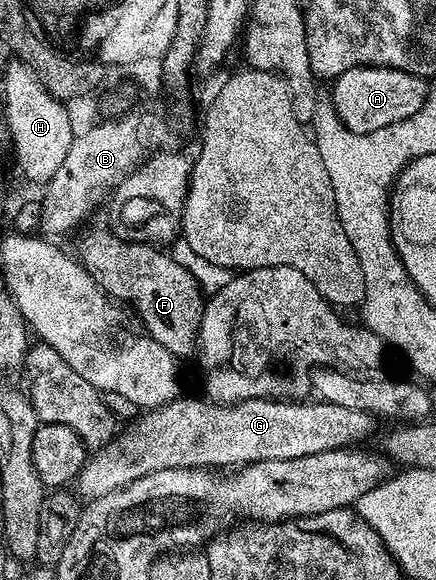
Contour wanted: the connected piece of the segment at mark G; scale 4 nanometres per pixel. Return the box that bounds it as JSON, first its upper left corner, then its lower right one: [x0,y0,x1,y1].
[76,398,375,502]

